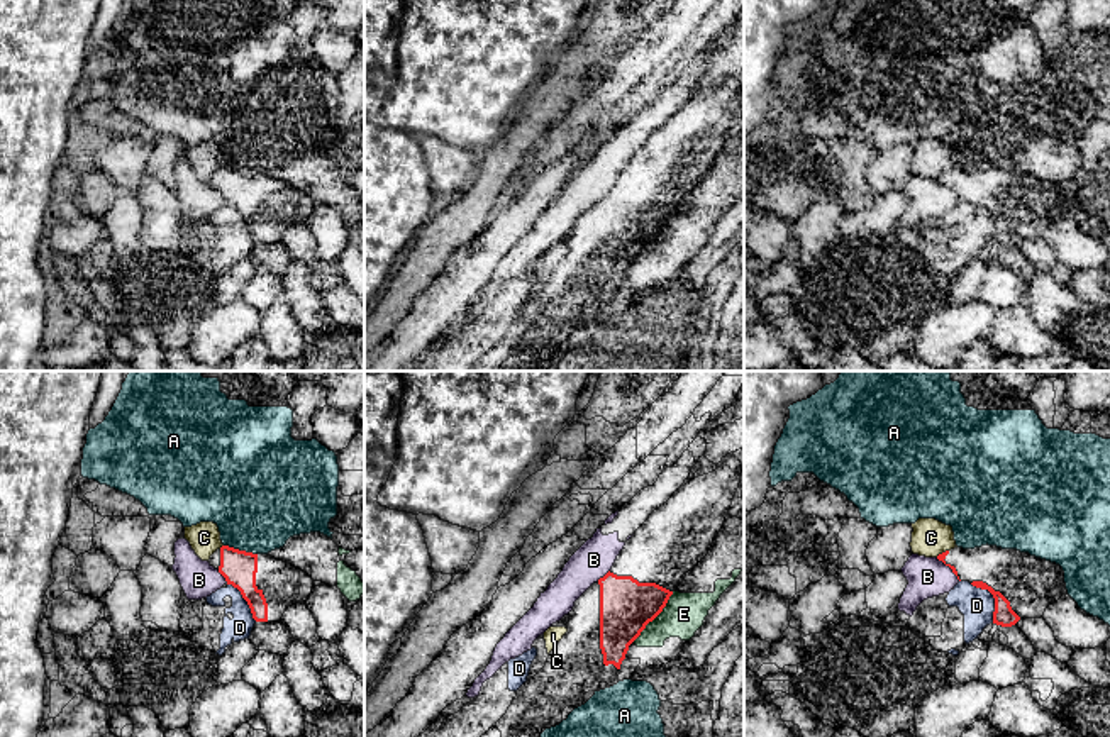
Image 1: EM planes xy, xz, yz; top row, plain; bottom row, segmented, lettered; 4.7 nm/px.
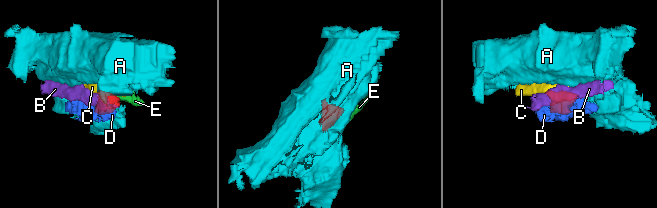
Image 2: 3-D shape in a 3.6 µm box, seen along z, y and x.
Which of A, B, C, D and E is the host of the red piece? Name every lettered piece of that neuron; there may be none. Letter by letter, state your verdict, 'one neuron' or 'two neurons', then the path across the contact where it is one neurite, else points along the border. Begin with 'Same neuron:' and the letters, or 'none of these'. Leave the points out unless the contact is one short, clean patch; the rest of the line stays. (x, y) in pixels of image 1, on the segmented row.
Same neuron: none of these
A: two neurons | along xy (224, 544), (256, 554)
B: two neurons | along xy (217, 570), (227, 581)
C: two neurons | along yz (948, 549), (936, 556)
D: two neurons | along yz (970, 583), (985, 588), (992, 595), (993, 620)
E: two neurons | along xz (673, 592), (666, 605), (632, 641)

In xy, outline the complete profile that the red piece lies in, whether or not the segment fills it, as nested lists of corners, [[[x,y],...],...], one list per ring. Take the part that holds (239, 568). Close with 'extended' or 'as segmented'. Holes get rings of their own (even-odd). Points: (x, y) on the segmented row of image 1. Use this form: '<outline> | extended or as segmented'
[[[222,546],[208,562],[241,591],[256,622],[280,622],[288,607],[303,603],[314,590],[307,573],[269,554]]] | extended

